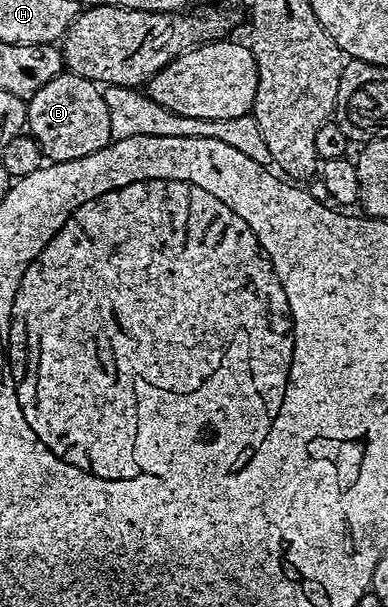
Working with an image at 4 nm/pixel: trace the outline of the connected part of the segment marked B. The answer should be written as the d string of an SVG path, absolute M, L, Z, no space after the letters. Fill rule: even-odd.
M54 69L50 75L43 77L43 81L39 81L39 85L35 85L35 89L31 89L31 93L24 99L23 115L28 126L40 137L50 160L81 157L83 153L106 142L107 116L103 111L103 101L99 101L97 87L83 77L75 77L69 71Z

